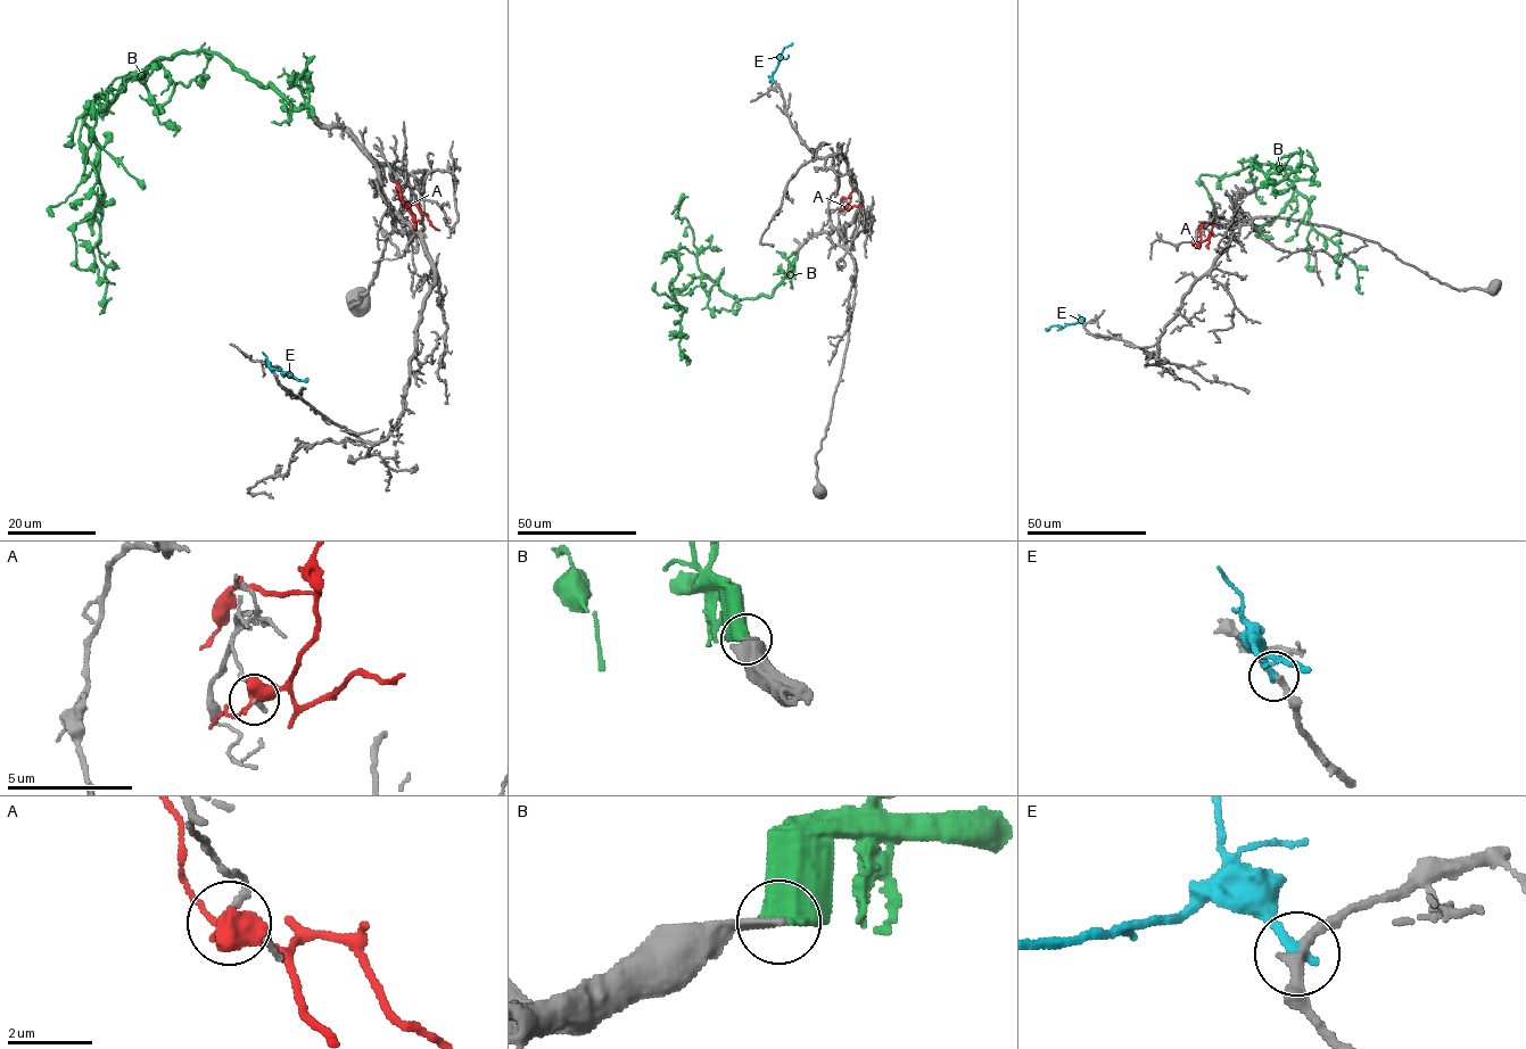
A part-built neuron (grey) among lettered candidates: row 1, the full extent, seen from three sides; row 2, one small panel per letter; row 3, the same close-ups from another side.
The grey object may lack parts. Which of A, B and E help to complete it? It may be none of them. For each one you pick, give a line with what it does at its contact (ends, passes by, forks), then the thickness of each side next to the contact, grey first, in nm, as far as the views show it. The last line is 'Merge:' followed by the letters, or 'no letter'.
B: it ends; calibres 320 and 700 nm
Merge: B

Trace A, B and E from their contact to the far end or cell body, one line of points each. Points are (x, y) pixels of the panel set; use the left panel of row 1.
A: (403, 203), (414, 217), (394, 181)
B: (314, 116), (205, 50), (157, 58), (106, 109), (90, 112), (104, 197), (99, 314)
E: (272, 371), (269, 365), (283, 374), (289, 372), (300, 381), (307, 378)

